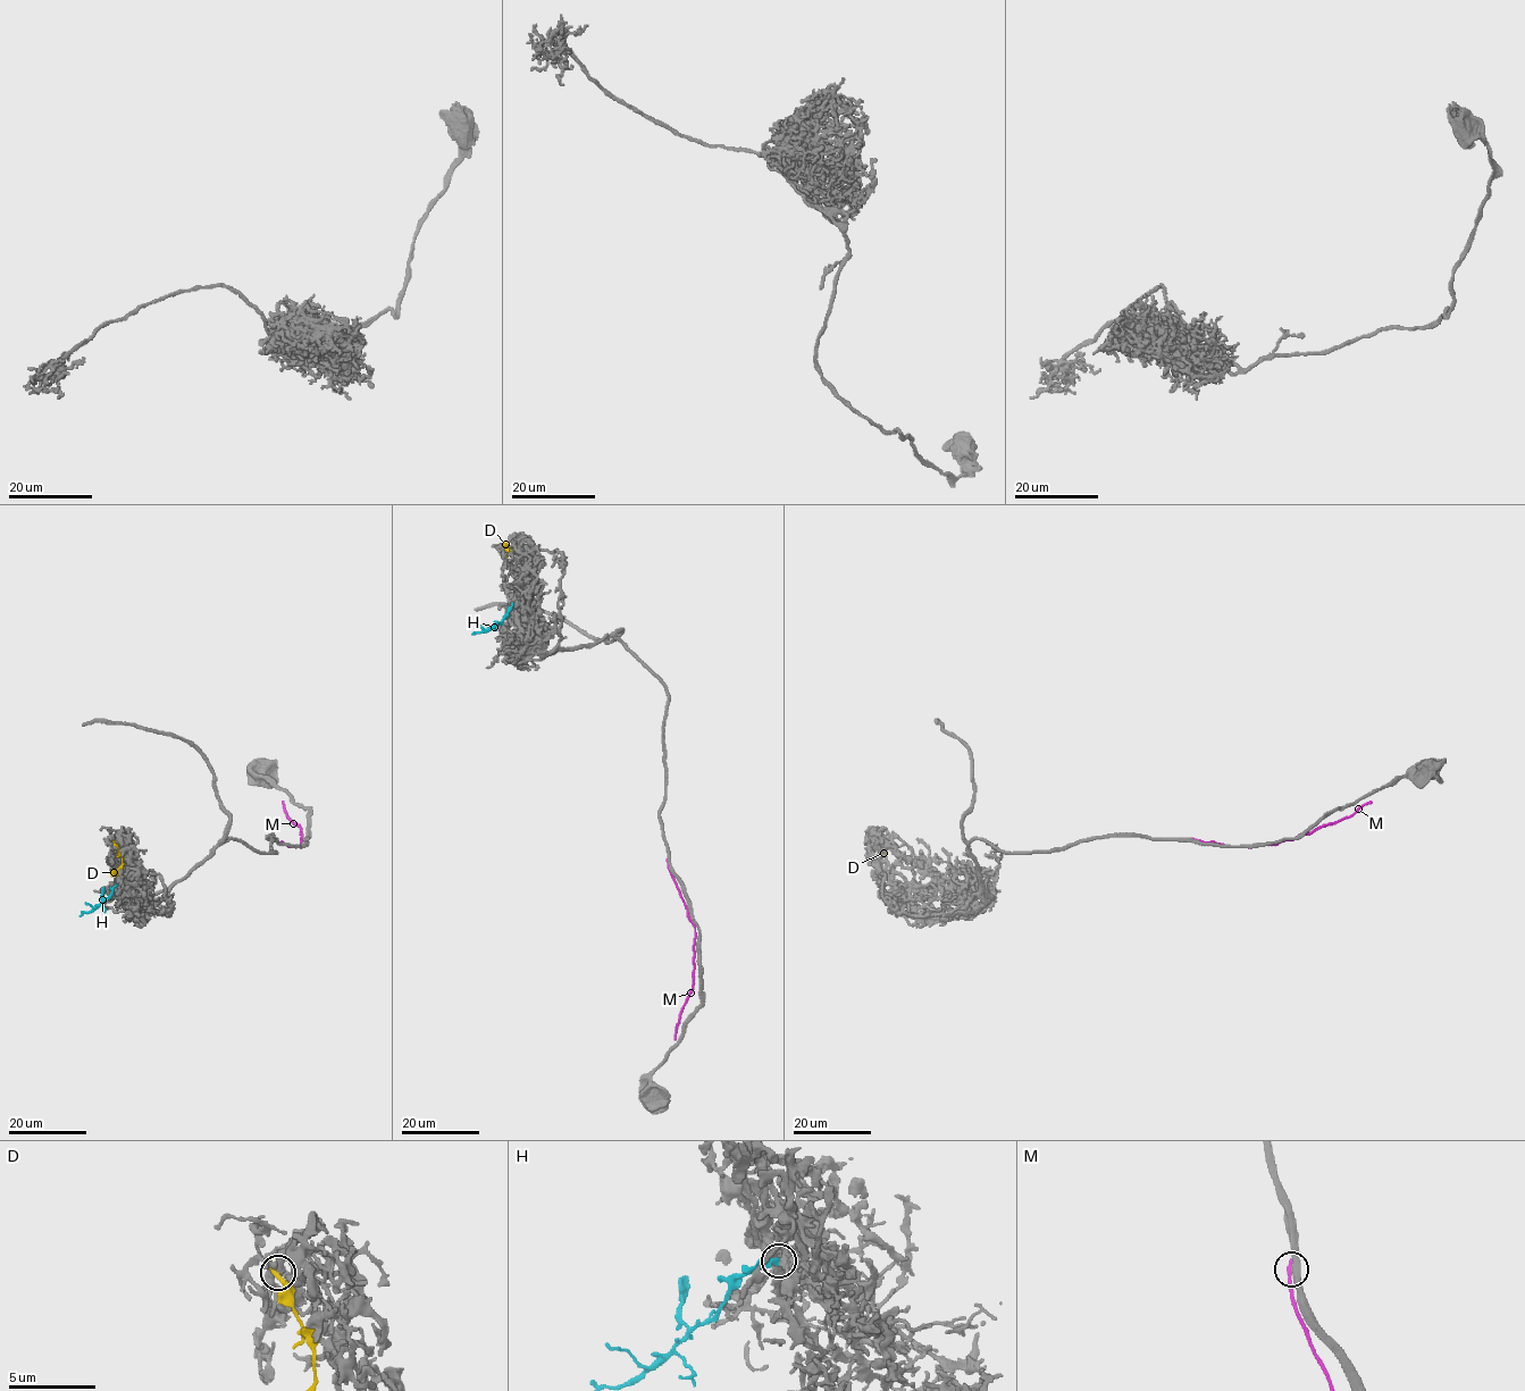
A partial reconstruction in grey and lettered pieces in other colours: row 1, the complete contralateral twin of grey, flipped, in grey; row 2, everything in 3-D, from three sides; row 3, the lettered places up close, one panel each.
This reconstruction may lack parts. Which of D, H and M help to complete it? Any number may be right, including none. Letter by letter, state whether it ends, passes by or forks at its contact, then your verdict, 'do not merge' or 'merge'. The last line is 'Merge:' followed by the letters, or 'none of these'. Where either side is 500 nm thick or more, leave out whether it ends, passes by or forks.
D: it ends | do not merge
H: it ends | merge
M: it ends | do not merge
Merge: H

